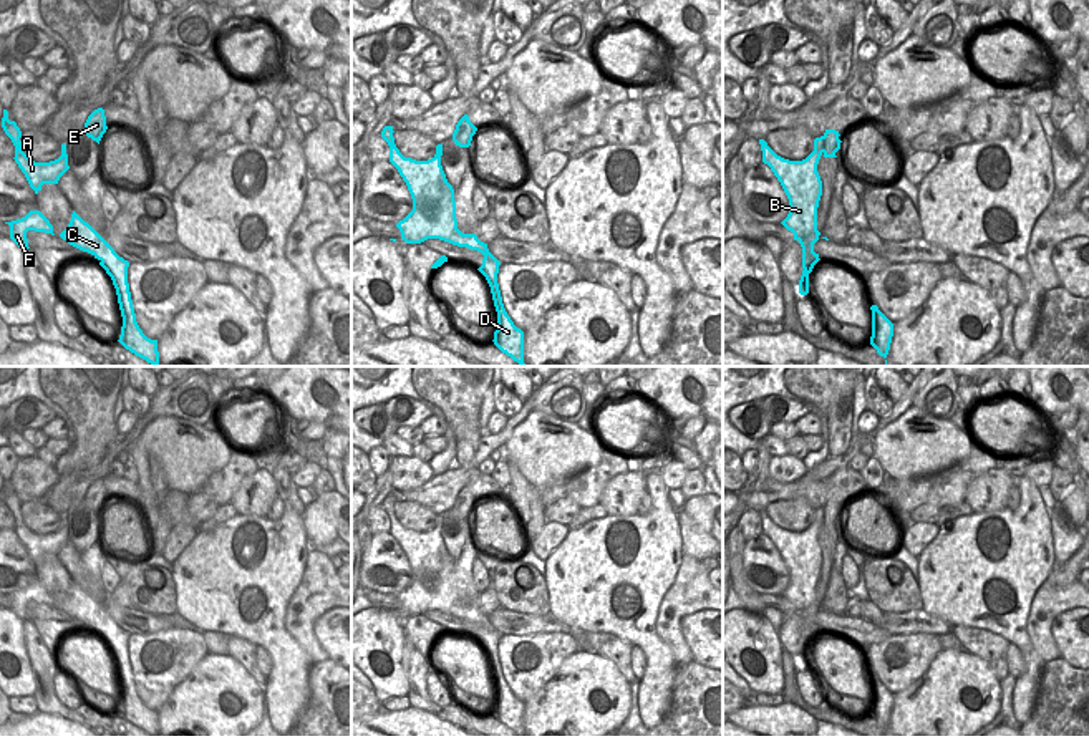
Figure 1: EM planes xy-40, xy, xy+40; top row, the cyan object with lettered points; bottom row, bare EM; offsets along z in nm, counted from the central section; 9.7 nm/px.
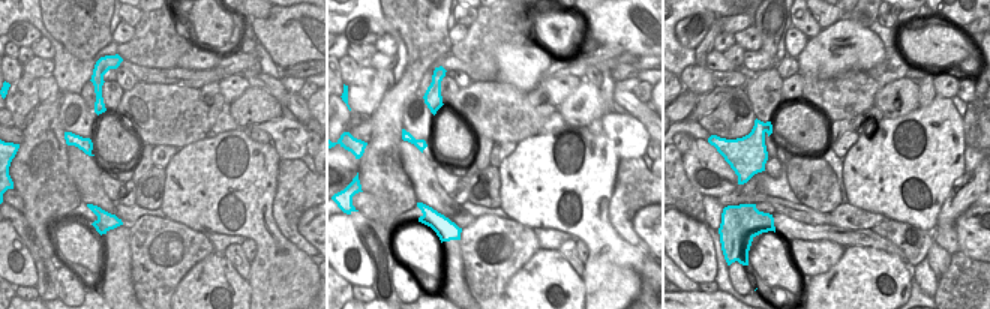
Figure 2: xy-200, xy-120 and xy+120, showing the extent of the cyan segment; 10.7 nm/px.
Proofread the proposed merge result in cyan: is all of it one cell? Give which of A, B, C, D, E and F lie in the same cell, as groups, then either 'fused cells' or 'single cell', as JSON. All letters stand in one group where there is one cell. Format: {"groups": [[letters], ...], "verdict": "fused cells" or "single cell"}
{"groups": [["A", "B", "C", "D", "F"], ["E"]], "verdict": "fused cells"}

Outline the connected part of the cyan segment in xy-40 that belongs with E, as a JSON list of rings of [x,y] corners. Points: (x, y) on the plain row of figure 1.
[[[98,479],[88,487],[88,491],[85,494],[85,504],[88,509],[91,509],[93,512],[96,512],[99,516],[106,501],[108,501],[108,497],[106,497],[104,481]]]

